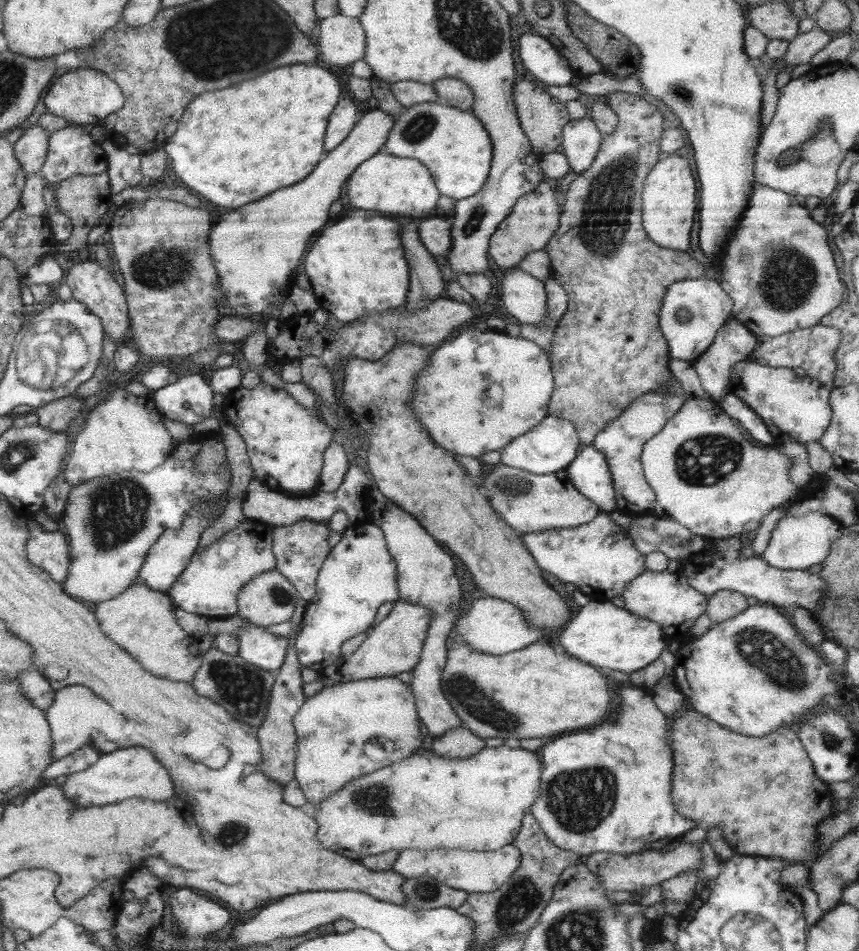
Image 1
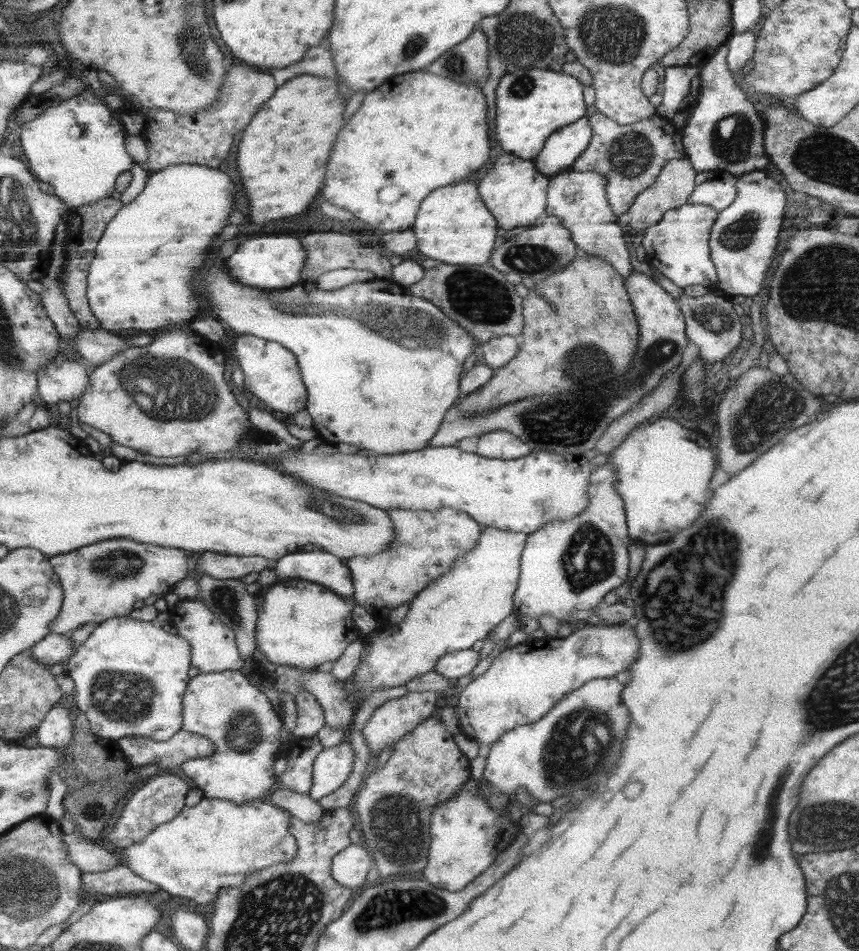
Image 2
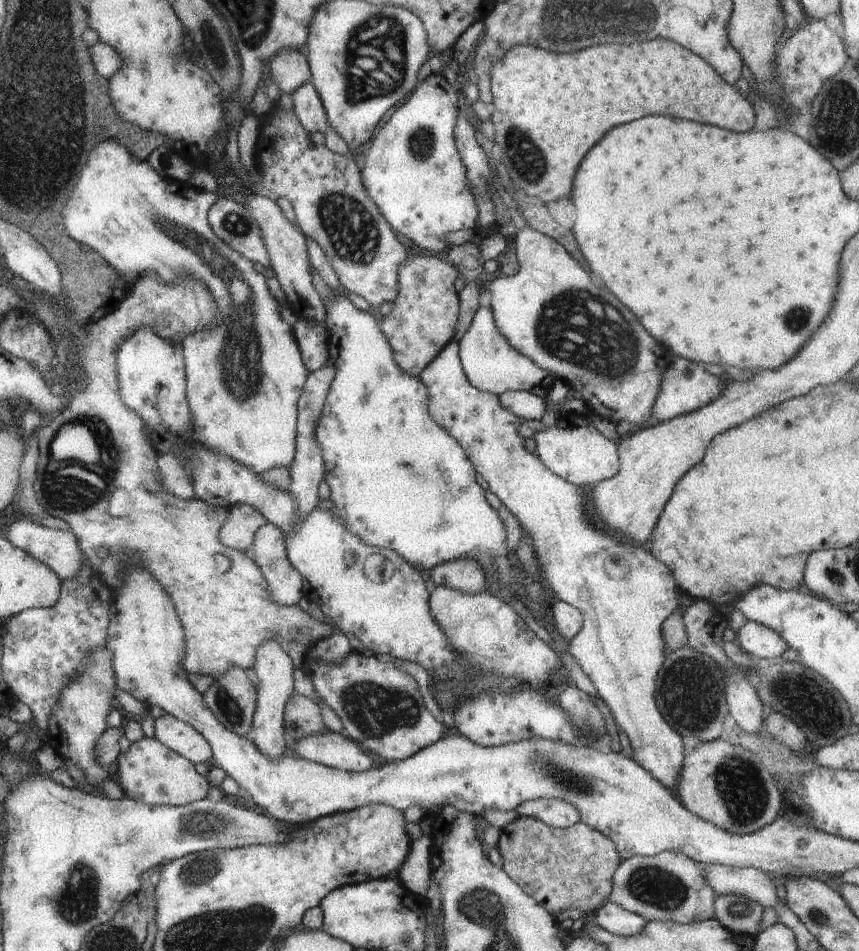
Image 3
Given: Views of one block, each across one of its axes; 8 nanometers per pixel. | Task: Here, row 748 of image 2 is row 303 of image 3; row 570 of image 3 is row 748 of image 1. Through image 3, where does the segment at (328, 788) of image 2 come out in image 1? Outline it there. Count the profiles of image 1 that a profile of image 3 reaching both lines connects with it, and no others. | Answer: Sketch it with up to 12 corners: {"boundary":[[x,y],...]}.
{"boundary":[[418,749],[316,805],[324,849],[488,852],[539,795],[537,752]]}

